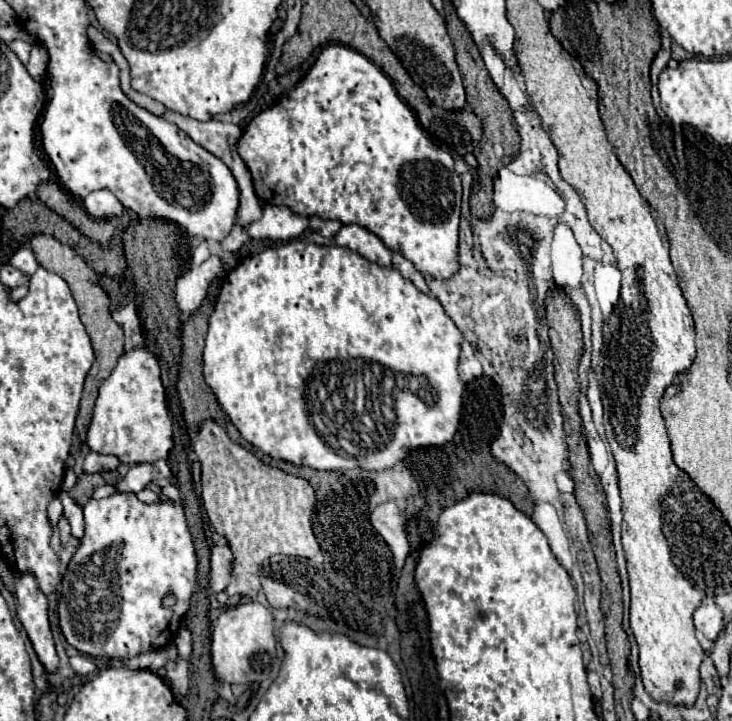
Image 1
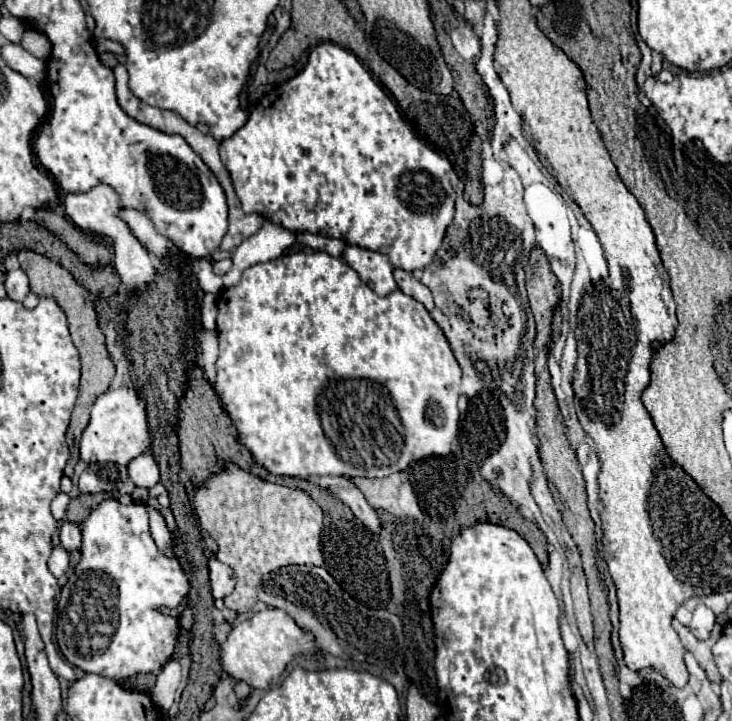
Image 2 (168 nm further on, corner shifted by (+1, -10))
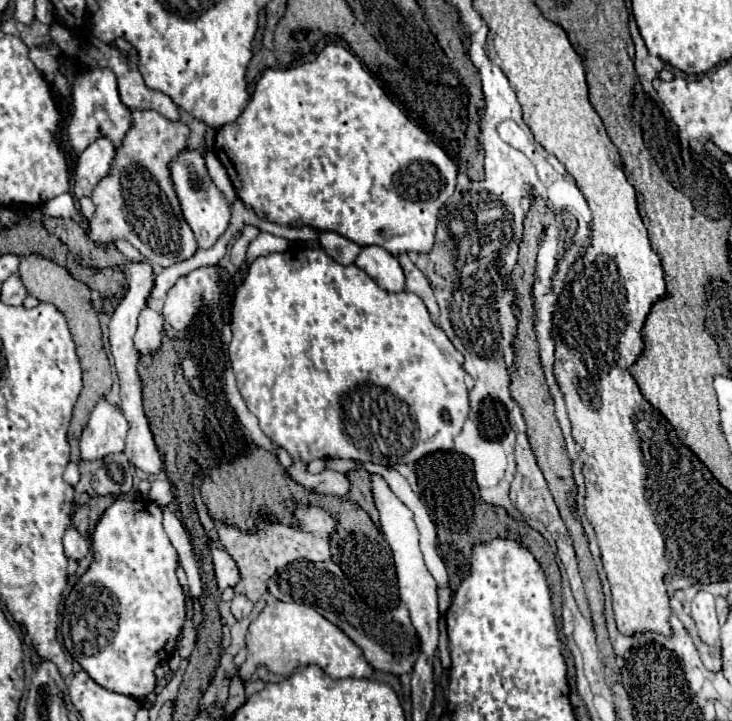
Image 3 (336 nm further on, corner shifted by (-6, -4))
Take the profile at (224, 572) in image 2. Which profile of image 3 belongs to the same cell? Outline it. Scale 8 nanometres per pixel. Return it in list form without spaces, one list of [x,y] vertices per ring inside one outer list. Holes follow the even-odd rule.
[[[214,548],[212,550],[212,560],[214,560],[214,570],[216,570],[216,580],[218,580],[218,588],[224,590],[228,586],[234,586],[240,580],[238,574],[238,566],[232,560],[232,556],[226,550]]]

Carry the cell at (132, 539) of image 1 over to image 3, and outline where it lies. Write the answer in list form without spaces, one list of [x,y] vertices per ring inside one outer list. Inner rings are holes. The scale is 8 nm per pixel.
[[[116,500],[92,534],[94,560],[66,598],[62,636],[70,656],[96,684],[110,692],[146,698],[154,690],[154,668],[174,652],[186,610],[182,586],[176,578],[178,552],[162,528],[162,508],[150,500]]]

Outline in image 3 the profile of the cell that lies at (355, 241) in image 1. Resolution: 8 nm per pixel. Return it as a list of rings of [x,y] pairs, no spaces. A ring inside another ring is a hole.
[[[364,246],[354,264],[358,268],[362,268],[382,290],[386,290],[386,292],[402,292],[404,290],[402,266],[384,248]]]

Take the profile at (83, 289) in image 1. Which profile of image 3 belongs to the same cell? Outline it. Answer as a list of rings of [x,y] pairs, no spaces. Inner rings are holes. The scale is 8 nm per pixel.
[[[30,254],[20,262],[20,280],[30,296],[34,296],[38,302],[54,304],[66,316],[68,330],[70,330],[72,340],[76,344],[76,354],[80,358],[82,384],[84,384],[80,396],[78,396],[78,402],[74,406],[74,412],[72,412],[72,422],[70,422],[70,438],[78,440],[84,424],[88,422],[92,408],[98,404],[100,398],[104,398],[110,392],[110,386],[112,386],[110,362],[108,362],[104,346],[102,346],[100,324],[96,318],[96,310],[90,304],[90,288],[86,284],[74,280],[66,268],[60,268],[56,262],[42,258],[38,254]]]

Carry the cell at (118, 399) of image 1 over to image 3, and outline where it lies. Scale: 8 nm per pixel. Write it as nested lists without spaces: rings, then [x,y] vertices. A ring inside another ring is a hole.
[[[100,400],[80,436],[82,460],[100,460],[108,454],[122,452],[126,432],[128,422],[124,420],[120,408],[108,404],[106,400]]]

